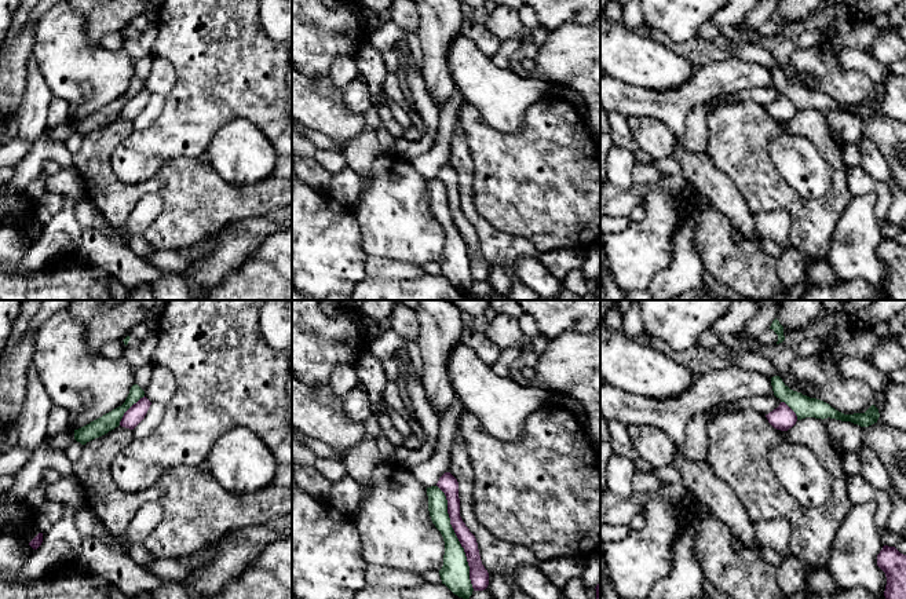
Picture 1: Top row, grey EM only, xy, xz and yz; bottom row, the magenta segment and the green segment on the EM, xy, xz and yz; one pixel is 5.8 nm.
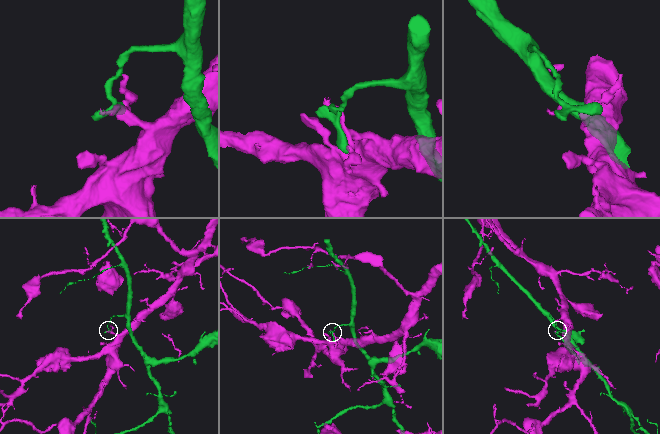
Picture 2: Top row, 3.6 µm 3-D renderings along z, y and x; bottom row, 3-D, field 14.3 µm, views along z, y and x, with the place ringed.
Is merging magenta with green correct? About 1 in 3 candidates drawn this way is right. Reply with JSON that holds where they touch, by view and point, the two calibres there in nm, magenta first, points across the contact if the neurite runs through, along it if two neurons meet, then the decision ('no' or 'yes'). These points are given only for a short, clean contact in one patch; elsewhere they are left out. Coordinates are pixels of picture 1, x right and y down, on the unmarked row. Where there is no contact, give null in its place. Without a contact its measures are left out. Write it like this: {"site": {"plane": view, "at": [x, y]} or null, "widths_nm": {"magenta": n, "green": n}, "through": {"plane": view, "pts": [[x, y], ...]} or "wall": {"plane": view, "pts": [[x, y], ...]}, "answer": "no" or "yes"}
{"site": {"plane": "xz", "at": [457, 229]}, "widths_nm": {"magenta": 110, "green": 170}, "answer": "no"}

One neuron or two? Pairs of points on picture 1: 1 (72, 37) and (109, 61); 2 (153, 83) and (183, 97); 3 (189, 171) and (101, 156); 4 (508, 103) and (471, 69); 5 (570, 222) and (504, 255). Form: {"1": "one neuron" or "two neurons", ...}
{"1": "one neuron", "2": "two neurons", "3": "one neuron", "4": "one neuron", "5": "two neurons"}

